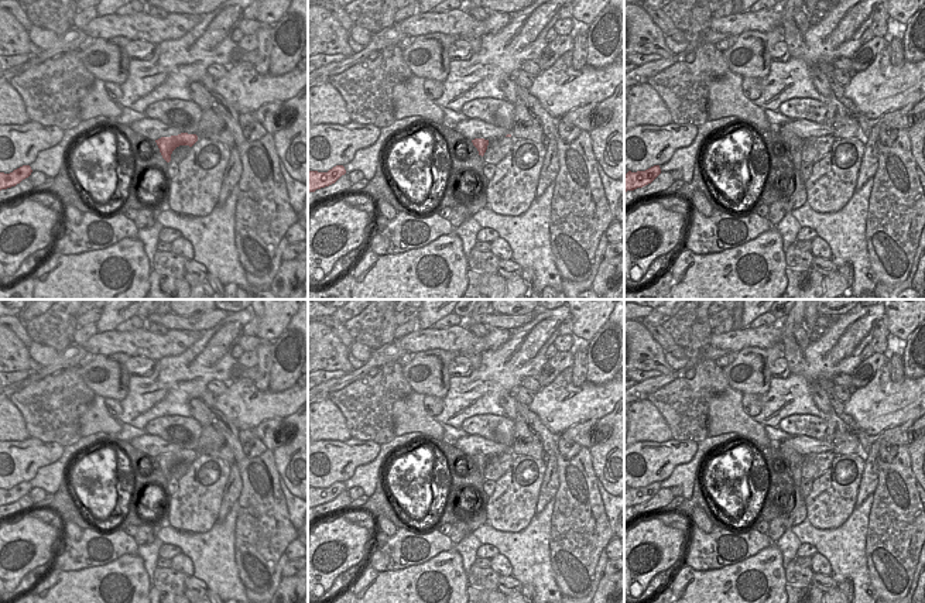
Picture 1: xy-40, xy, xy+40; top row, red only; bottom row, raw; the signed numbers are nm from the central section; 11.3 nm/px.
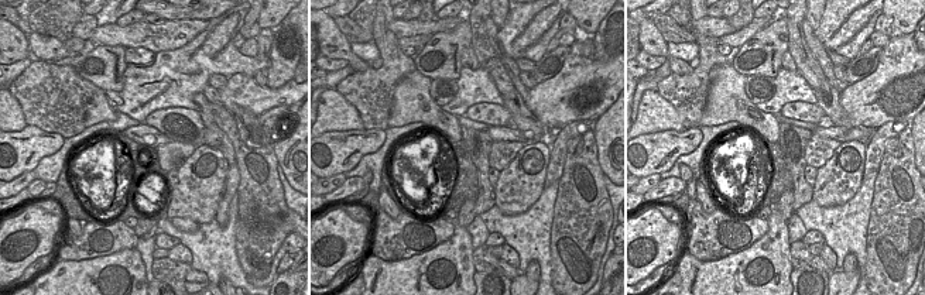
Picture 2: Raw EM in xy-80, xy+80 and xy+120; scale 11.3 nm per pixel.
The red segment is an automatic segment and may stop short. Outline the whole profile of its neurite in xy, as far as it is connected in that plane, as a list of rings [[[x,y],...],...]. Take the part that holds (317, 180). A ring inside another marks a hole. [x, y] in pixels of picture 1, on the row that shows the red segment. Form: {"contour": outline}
{"contour": [[[336,165],[328,172],[308,171],[308,192],[329,186],[346,174],[343,165]]]}

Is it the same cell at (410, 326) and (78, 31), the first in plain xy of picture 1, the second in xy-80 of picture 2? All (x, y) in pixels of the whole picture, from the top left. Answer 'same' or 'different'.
same

